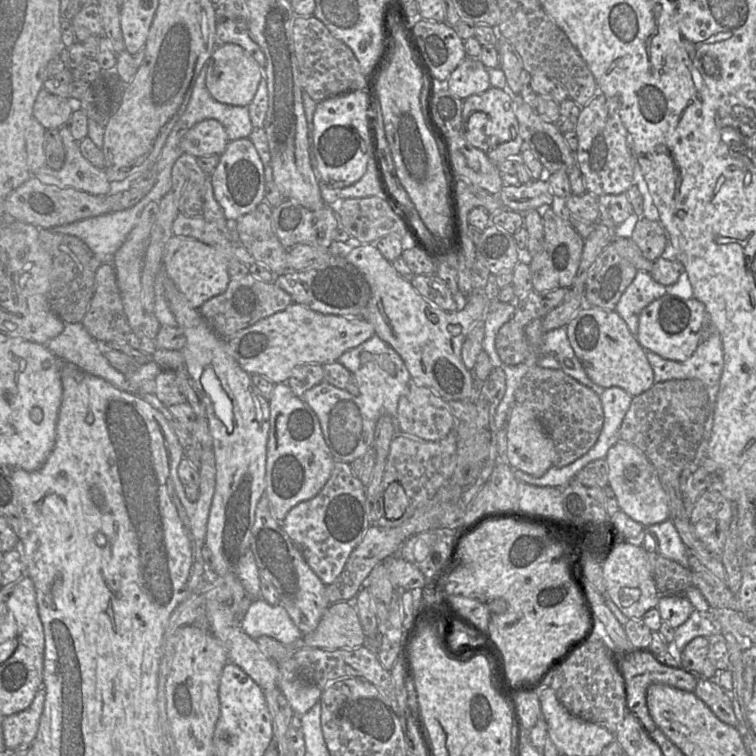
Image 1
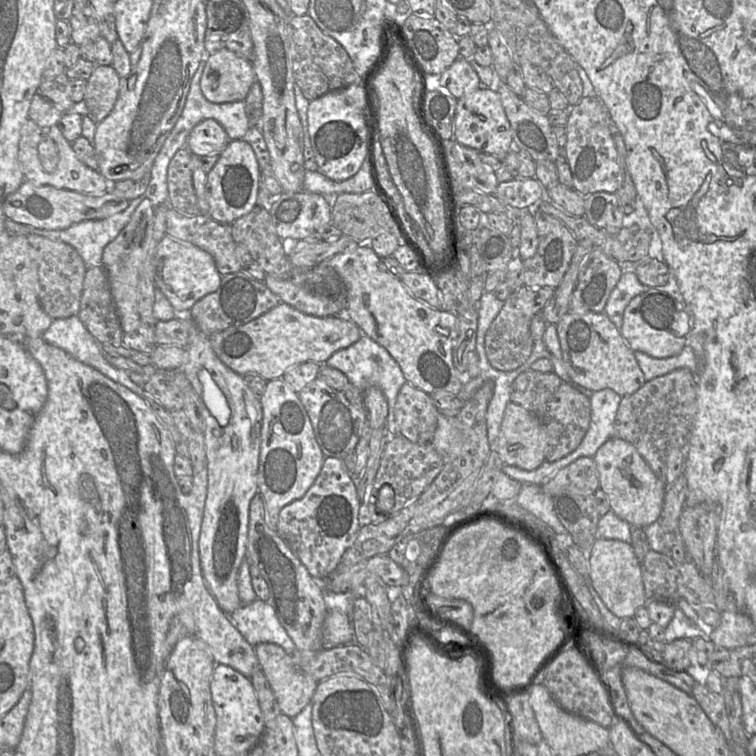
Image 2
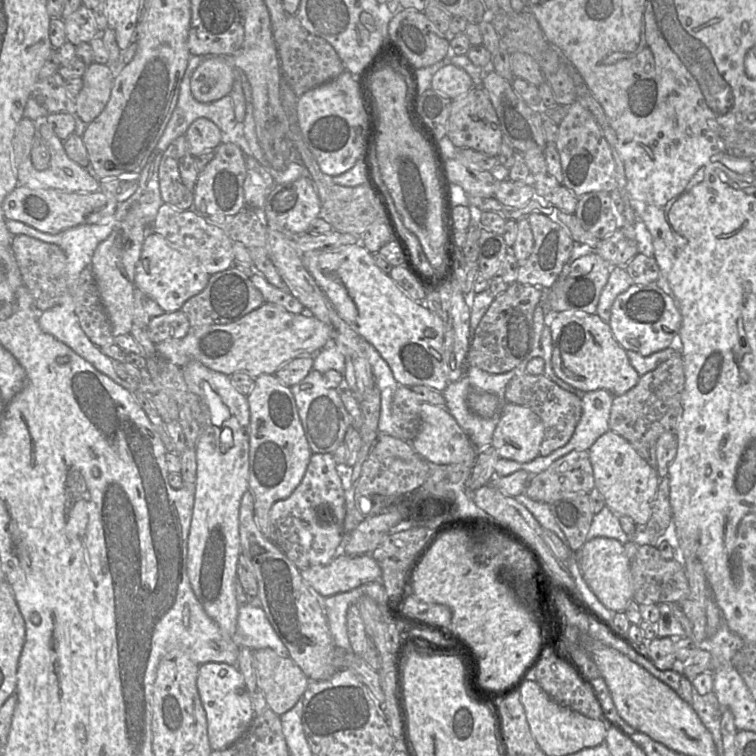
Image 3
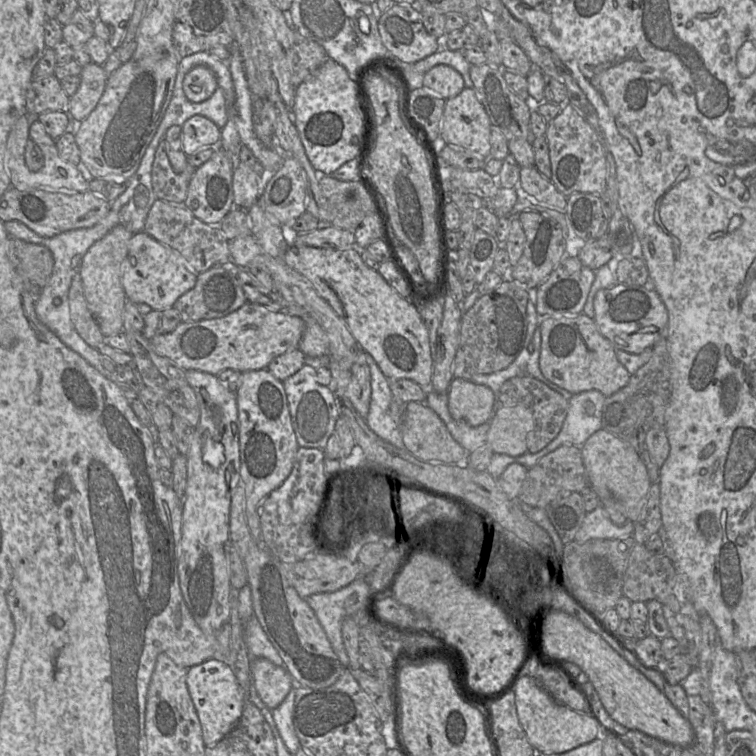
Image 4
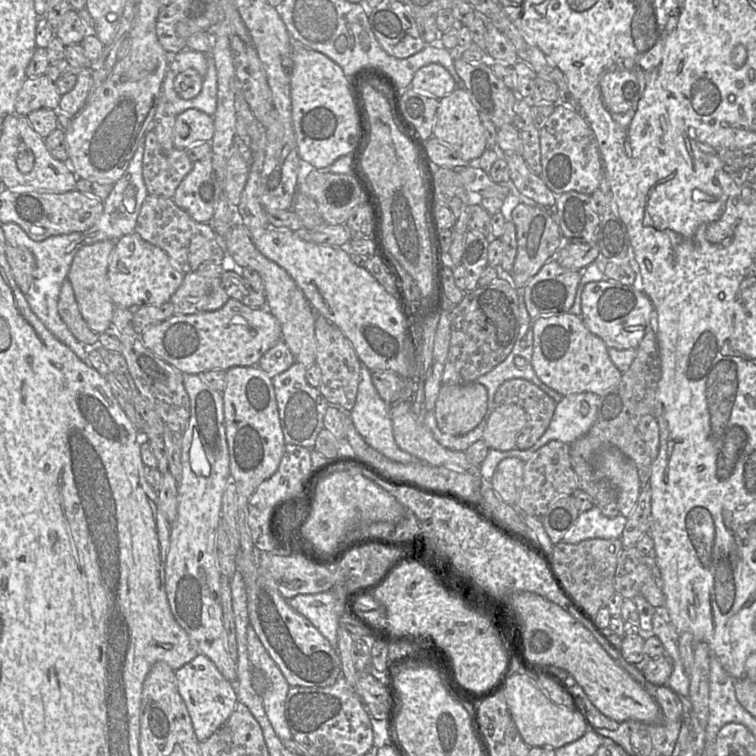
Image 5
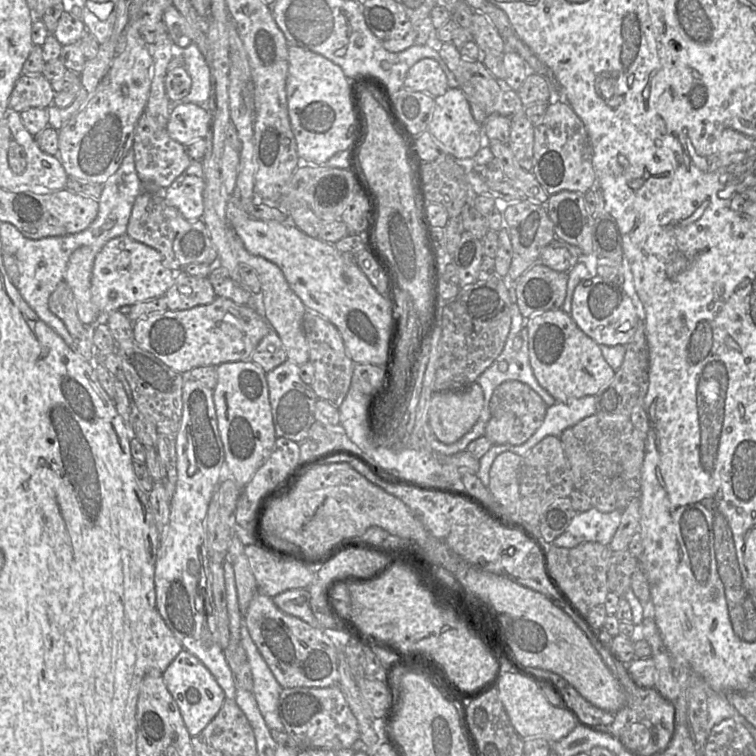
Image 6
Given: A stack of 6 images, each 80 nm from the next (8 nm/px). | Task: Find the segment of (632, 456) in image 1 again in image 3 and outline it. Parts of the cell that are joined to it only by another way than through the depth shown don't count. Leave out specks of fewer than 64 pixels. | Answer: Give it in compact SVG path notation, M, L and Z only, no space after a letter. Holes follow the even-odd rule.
M608 430L588 450L593 468L595 489L603 496L605 505L616 515L628 516L636 525L645 525L652 513L652 504L659 484L653 468L623 437Z

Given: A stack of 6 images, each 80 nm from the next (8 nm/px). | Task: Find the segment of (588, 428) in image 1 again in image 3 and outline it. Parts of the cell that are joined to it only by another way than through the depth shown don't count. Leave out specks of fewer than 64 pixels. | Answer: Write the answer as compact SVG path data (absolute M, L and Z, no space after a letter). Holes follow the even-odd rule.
M525 373L513 377L505 390L505 401L531 408L541 419L544 435L540 445L540 456L547 456L563 447L571 439L582 414L581 398L558 386L543 374Z

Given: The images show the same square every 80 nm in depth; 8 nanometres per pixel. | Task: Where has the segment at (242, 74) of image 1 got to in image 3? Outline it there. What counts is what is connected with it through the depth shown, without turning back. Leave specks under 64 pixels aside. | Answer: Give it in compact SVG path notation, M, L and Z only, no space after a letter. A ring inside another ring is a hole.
M209 56L193 72L190 88L197 101L209 103L229 95L234 81L234 67L228 58Z

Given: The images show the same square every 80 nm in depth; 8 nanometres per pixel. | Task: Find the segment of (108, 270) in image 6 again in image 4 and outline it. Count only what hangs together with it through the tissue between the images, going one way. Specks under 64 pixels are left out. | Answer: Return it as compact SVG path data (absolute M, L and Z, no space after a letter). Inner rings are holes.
M145 232L132 236L128 254L121 265L121 280L127 301L147 304L153 310L172 308L180 296L195 286L197 275L176 252Z

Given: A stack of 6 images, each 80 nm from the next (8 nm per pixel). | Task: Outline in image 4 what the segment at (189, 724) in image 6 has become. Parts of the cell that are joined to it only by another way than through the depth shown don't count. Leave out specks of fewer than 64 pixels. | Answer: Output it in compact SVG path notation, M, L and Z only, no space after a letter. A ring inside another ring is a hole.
M214 658L188 668L186 684L201 724L204 744L206 747L213 746L229 734L239 721L246 694L233 669Z

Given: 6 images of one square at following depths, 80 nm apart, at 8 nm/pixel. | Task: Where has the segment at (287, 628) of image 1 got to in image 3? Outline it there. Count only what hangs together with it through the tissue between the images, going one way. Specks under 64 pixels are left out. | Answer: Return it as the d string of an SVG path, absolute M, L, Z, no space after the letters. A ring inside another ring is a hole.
M241 605L236 630L233 640L238 646L246 646L253 651L269 648L280 657L288 657L287 648L275 633L261 606Z

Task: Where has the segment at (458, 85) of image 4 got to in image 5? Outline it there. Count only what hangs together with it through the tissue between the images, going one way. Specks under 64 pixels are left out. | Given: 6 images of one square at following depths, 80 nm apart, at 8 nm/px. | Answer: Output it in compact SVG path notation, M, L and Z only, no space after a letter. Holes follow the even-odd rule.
M430 63L415 73L411 88L421 94L434 95L441 99L451 94L457 87L453 76L443 65Z

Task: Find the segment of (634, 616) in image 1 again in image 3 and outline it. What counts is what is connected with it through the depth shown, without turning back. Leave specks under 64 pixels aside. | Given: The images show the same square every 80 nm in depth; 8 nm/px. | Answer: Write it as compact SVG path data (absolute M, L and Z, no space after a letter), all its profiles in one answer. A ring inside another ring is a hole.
M606 537L587 540L583 547L575 552L583 578L598 600L613 612L625 612L633 600L633 584L630 563L621 542Z

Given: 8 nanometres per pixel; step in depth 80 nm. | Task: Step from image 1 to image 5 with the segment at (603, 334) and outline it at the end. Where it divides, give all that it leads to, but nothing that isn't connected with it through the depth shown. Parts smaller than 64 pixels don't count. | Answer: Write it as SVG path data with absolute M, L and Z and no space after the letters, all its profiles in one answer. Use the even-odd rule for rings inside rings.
M541 316L534 318L532 330L532 366L538 378L551 389L563 396L592 392L601 397L619 384L622 372L611 361L607 345L587 328L581 316Z

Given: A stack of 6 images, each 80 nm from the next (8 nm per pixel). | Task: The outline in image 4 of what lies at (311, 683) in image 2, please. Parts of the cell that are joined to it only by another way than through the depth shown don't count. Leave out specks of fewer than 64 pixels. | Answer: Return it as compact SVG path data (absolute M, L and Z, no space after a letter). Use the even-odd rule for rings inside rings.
M265 658L252 659L251 675L256 693L270 710L278 707L297 686L283 666Z

